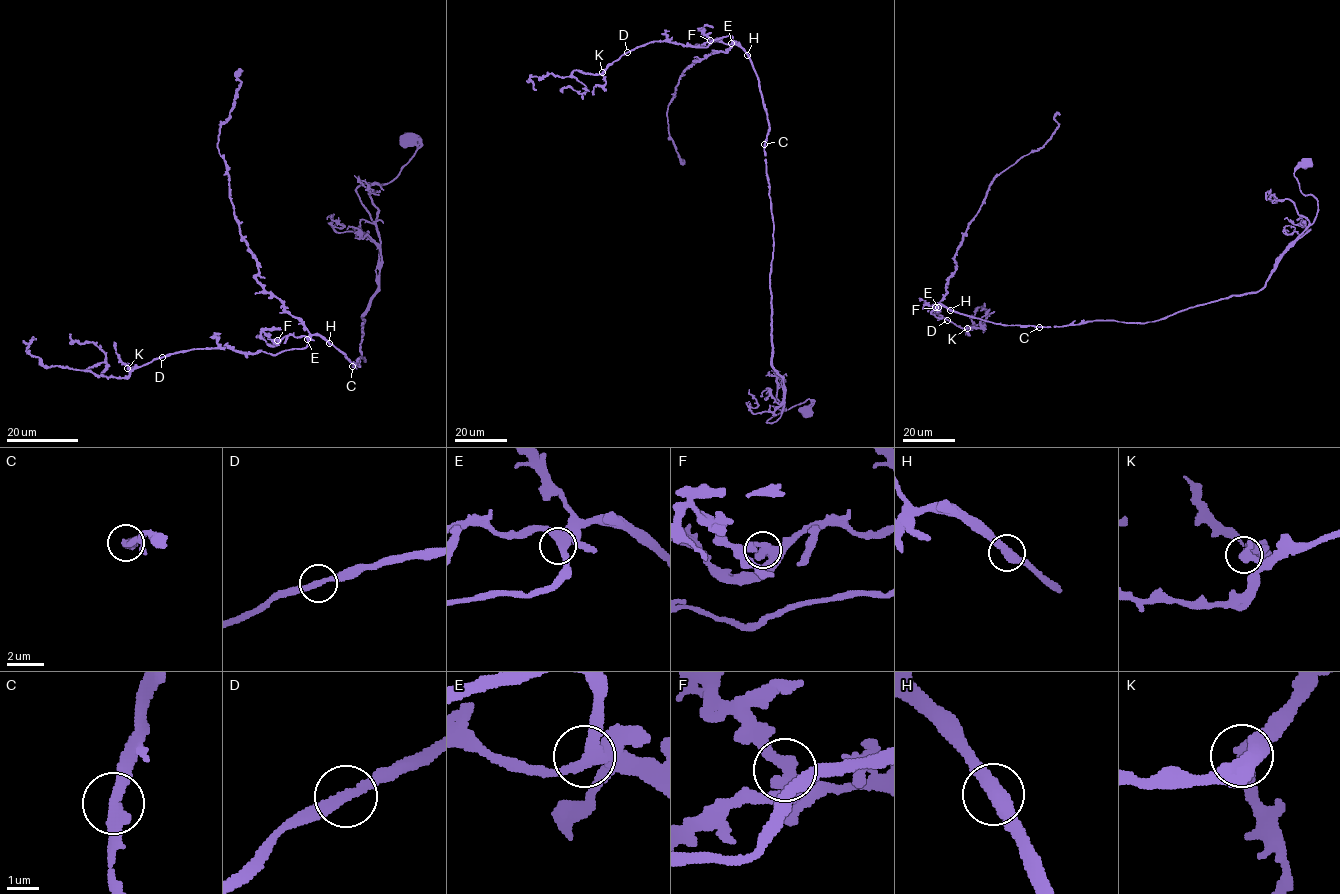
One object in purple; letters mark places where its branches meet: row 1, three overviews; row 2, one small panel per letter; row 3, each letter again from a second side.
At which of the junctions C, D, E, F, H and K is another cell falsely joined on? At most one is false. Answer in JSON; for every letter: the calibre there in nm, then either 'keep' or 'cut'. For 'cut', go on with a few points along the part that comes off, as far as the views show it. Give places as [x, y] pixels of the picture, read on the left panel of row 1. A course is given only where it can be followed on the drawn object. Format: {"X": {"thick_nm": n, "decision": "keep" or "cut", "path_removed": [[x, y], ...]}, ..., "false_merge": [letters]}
{"C": {"thick_nm": 360, "decision": "keep"}, "D": {"thick_nm": 260, "decision": "keep"}, "E": {"thick_nm": 320, "decision": "keep"}, "F": {"thick_nm": 440, "decision": "keep"}, "H": {"thick_nm": 480, "decision": "keep"}, "K": {"thick_nm": 320, "decision": "keep"}, "false_merge": []}

